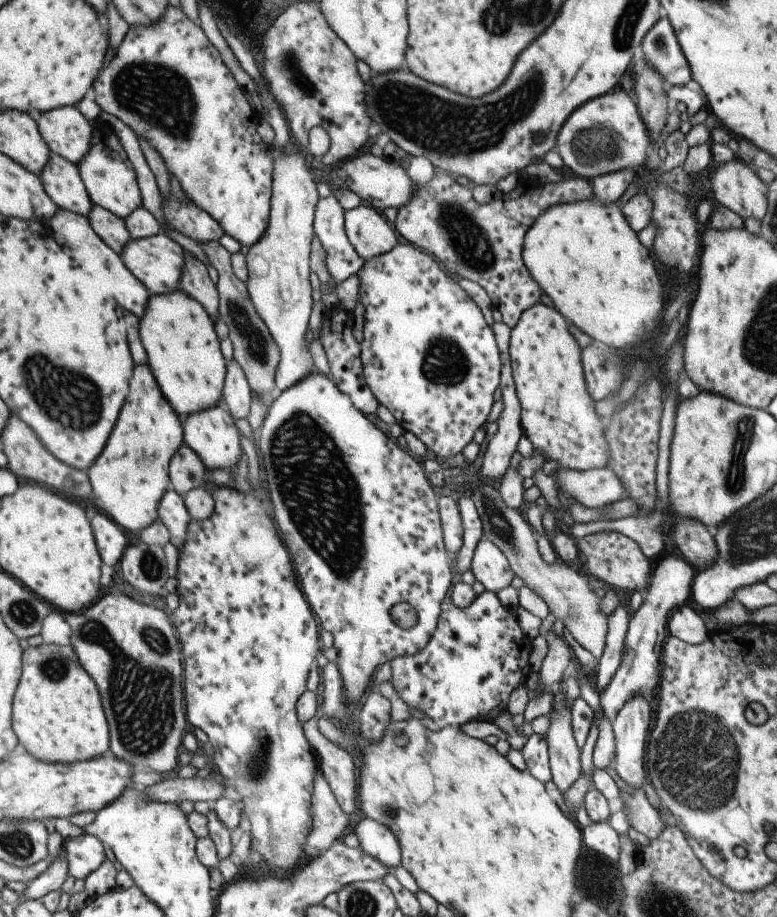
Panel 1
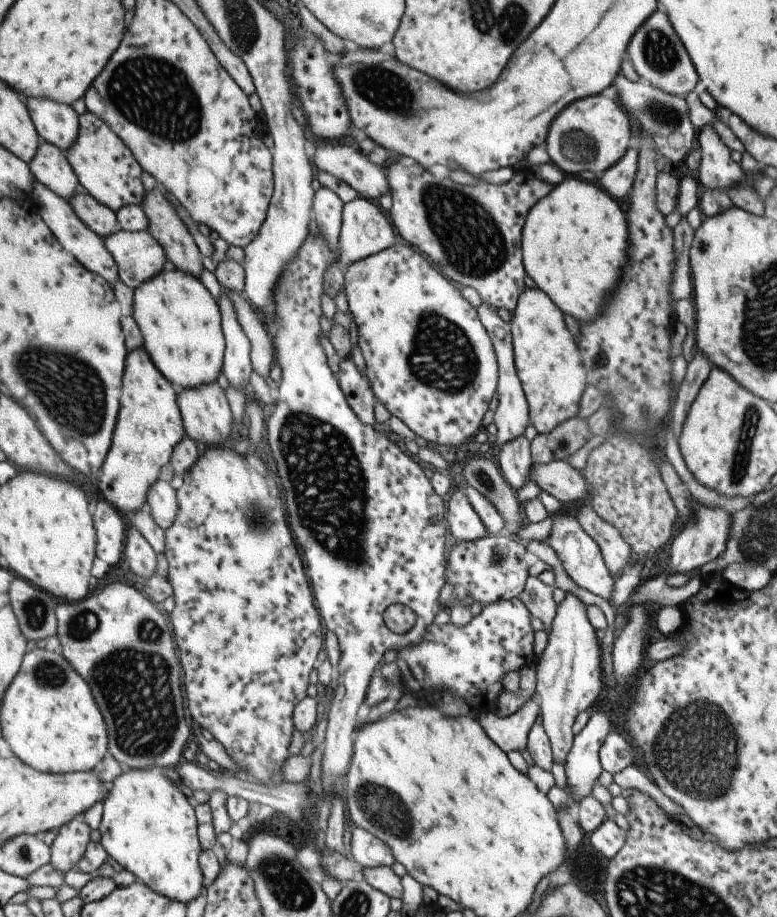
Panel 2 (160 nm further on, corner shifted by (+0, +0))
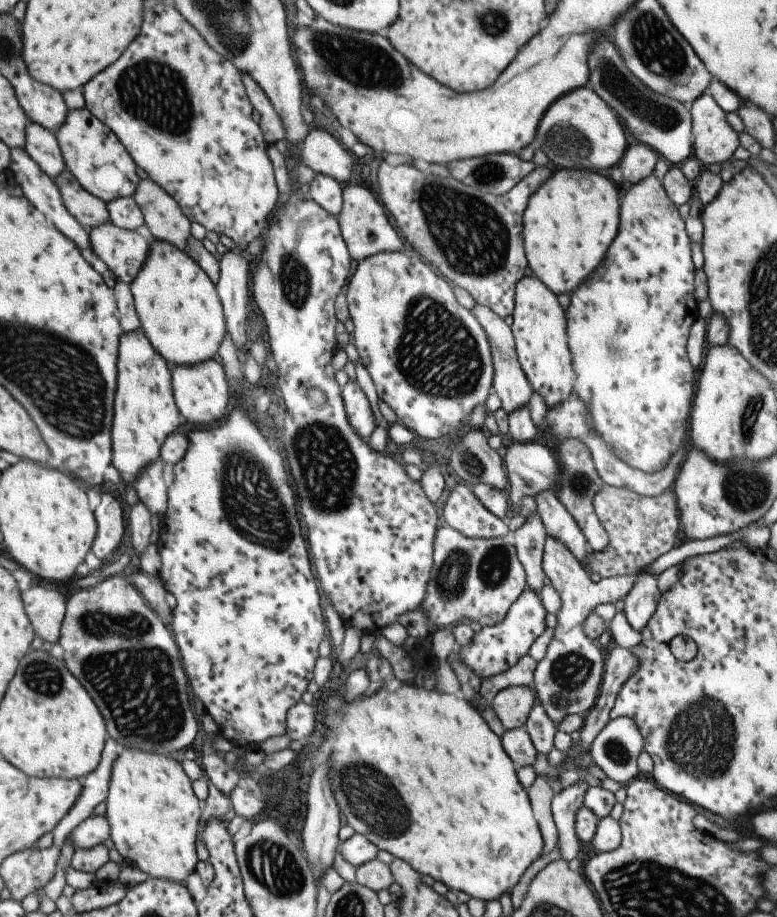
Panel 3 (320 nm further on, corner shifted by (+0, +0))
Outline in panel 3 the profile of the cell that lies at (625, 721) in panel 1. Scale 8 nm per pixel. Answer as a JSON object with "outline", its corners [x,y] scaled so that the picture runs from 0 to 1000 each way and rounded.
{"outline":[[[833,617],[825,618],[819,625],[812,643],[801,652],[797,660],[807,680],[817,689],[825,689],[830,685],[851,650],[851,646],[846,642],[846,627],[834,625],[831,619]]]}

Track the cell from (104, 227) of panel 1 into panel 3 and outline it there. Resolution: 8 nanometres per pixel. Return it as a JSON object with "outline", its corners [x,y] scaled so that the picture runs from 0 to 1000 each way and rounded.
{"outline":[[[89,183],[71,194],[71,198],[82,216],[84,225],[107,246],[121,250],[142,240],[139,221],[116,210]]]}

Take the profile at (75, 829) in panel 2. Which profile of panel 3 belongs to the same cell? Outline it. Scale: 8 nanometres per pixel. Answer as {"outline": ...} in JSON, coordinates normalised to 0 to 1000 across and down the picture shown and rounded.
{"outline":[[[120,889],[99,901],[89,913],[95,916],[99,926],[118,926],[125,921],[133,921],[133,918],[143,914],[143,897],[138,894],[138,890]]]}

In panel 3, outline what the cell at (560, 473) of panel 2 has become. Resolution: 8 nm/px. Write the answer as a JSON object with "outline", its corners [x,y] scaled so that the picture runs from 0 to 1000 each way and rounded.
{"outline":[[[691,482],[658,483],[646,497],[649,513],[651,515],[653,534],[650,538],[654,543],[655,554],[659,561],[671,561],[669,545],[673,541],[687,541],[701,533],[714,533],[718,521],[718,504],[714,502],[713,493],[709,493],[699,484]]]}

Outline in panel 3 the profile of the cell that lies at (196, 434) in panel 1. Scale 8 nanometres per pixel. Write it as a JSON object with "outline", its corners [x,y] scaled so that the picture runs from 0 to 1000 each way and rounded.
{"outline":[[[269,391],[252,398],[228,398],[223,402],[224,433],[243,466],[272,466],[277,458],[286,459],[295,450],[299,425],[287,396]]]}

